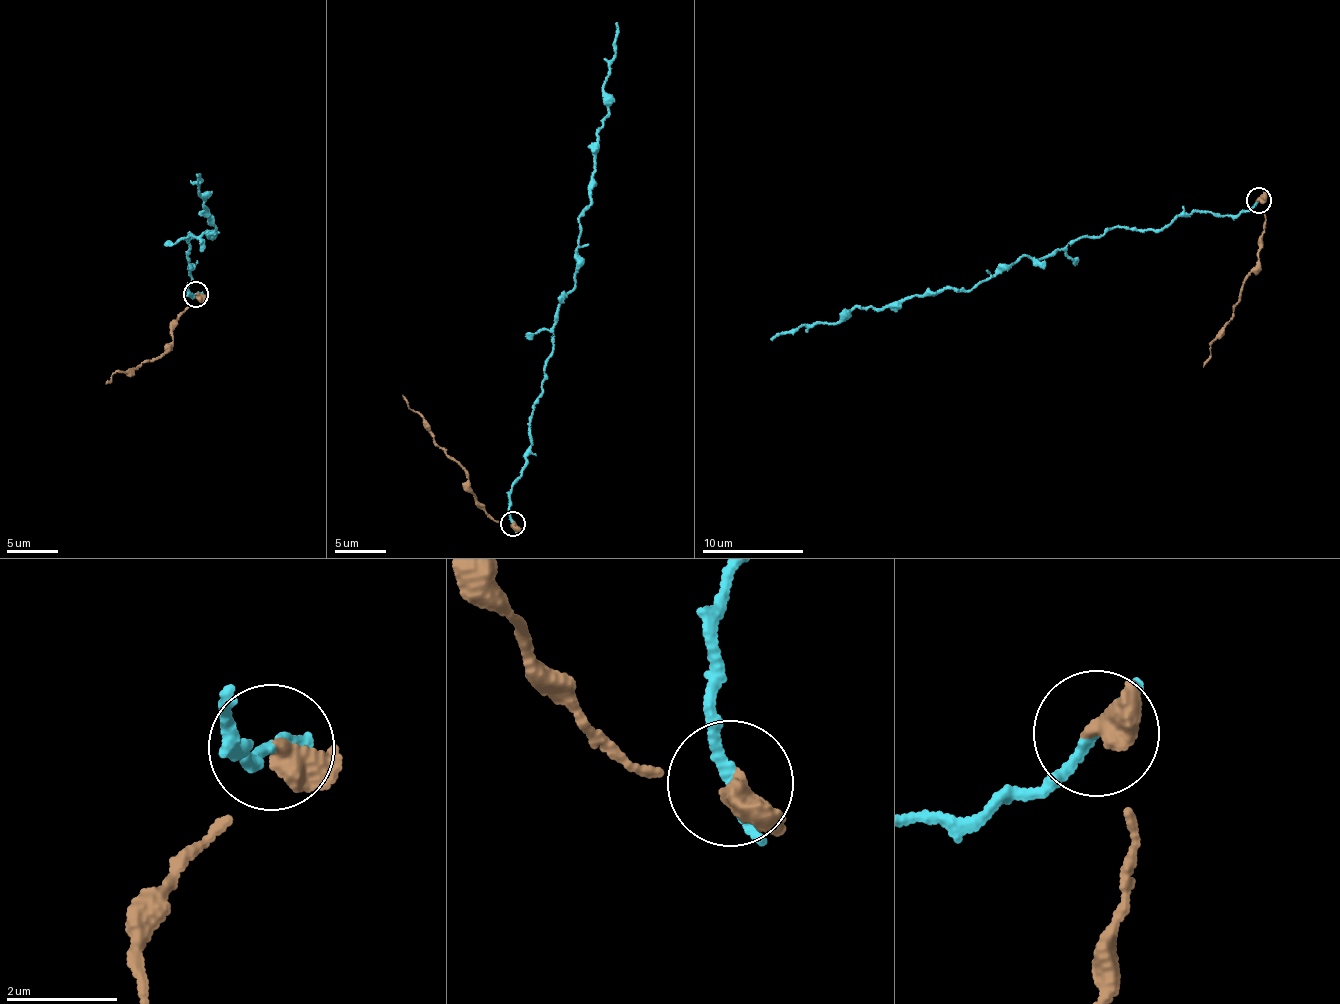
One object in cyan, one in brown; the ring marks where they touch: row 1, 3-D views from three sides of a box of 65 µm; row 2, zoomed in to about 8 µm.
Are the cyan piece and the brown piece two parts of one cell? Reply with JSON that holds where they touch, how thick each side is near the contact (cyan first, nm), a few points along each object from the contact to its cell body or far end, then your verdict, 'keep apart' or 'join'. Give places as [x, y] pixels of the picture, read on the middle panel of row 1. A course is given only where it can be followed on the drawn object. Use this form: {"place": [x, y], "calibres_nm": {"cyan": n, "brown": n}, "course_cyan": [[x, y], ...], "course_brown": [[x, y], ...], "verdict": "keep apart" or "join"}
{"place": [512, 523], "calibres_nm": {"cyan": 220, "brown": 480}, "course_cyan": [[513, 524], [510, 484], [522, 476], [551, 327], [574, 284], [616, 22]], "course_brown": [[513, 524], [496, 521], [489, 514], [470, 488], [464, 470], [438, 447], [427, 422], [402, 395]], "verdict": "keep apart"}

